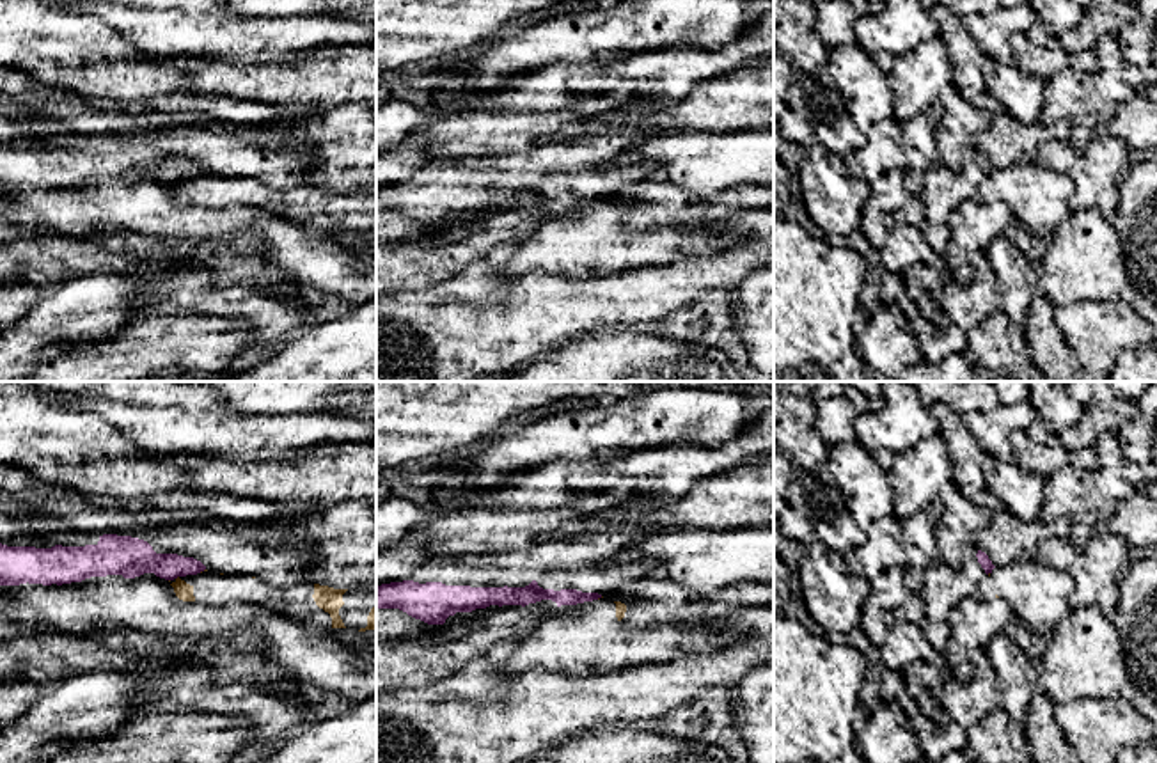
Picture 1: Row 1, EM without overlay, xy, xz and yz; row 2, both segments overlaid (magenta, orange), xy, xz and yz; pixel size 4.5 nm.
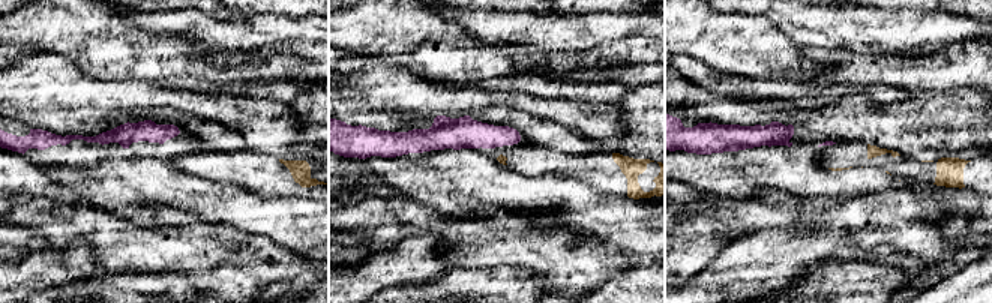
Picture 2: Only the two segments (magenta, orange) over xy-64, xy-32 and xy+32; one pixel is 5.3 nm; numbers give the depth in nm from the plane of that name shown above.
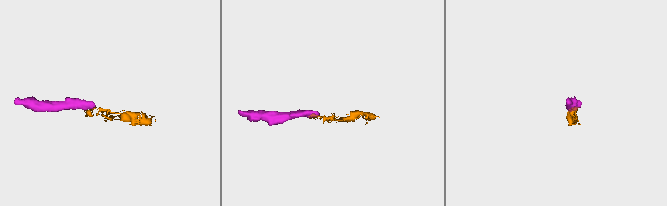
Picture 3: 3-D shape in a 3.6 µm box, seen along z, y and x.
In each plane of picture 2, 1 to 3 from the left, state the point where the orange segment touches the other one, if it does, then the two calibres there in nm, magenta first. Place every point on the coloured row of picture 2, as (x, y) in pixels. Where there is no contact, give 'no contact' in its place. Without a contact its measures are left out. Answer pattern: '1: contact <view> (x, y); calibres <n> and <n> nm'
1: no contact
2: no contact
3: no contact

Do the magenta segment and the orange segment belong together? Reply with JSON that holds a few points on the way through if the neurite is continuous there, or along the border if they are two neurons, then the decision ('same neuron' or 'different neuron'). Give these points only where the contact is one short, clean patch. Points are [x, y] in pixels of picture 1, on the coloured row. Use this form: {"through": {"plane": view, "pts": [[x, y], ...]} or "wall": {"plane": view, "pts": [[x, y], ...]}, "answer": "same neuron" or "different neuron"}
{"wall": {"plane": "xy", "pts": [[204, 568], [199, 572]]}, "answer": "different neuron"}

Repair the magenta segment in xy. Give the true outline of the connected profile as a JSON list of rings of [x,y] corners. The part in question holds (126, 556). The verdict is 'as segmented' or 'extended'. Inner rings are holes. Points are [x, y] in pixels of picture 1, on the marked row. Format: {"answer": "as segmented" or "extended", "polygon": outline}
{"answer": "as segmented", "polygon": [[[103,534],[96,545],[85,547],[35,548],[0,543],[0,586],[62,586],[91,577],[135,578],[144,573],[174,580],[204,570],[193,557],[156,554],[147,541],[131,536]]]}

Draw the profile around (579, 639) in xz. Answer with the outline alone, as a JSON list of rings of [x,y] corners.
[[[605,596],[555,607],[536,630],[516,641],[500,671],[515,676],[543,667],[587,676],[713,651],[740,637],[738,632],[712,630],[708,621],[635,626],[623,621],[625,612],[625,603]]]

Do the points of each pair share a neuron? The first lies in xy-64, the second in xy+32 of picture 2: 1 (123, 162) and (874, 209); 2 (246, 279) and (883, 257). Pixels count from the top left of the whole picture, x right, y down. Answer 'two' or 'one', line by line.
1: two
2: one

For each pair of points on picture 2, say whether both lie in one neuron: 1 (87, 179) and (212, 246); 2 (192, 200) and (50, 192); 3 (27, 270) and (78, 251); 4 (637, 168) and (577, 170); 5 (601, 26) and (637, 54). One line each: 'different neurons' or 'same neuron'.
1: different neurons
2: different neurons
3: same neuron
4: same neuron
5: different neurons

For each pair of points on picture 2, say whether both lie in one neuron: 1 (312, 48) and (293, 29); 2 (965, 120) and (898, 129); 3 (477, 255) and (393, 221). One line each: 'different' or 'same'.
1: different
2: same
3: same

